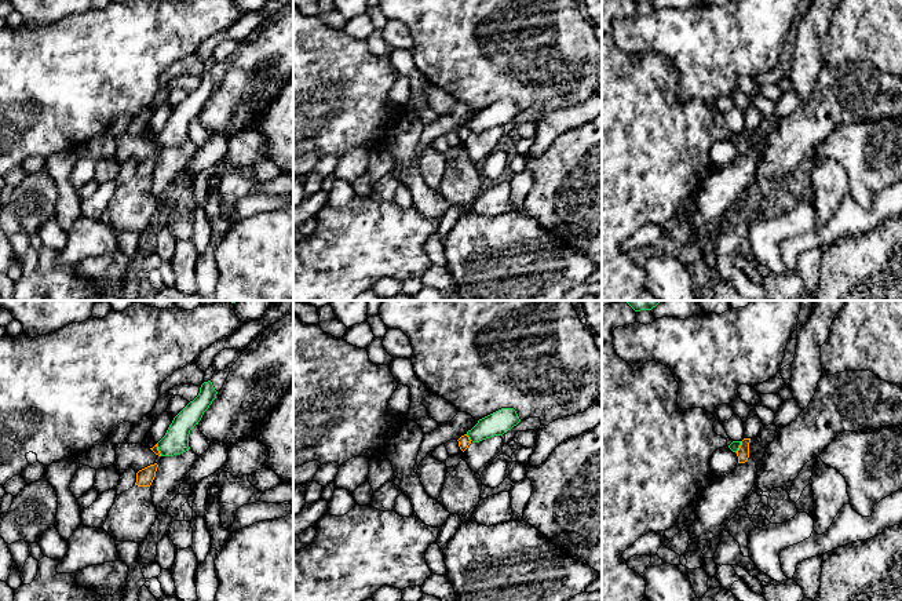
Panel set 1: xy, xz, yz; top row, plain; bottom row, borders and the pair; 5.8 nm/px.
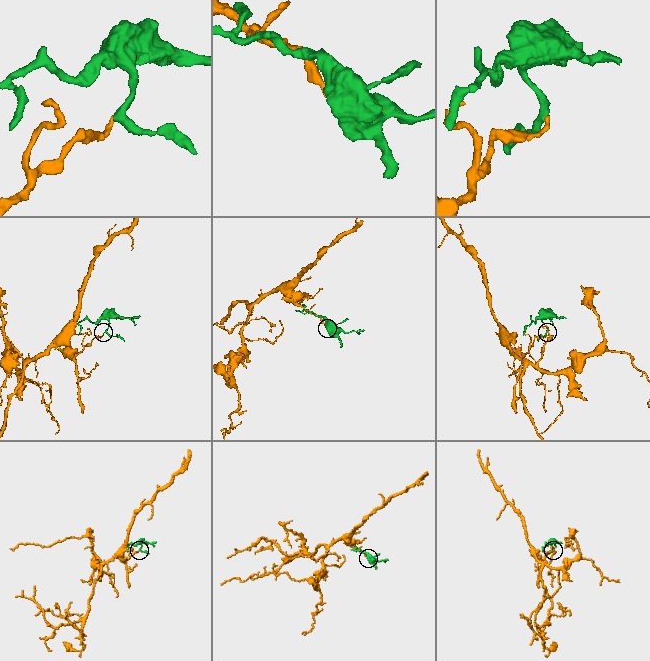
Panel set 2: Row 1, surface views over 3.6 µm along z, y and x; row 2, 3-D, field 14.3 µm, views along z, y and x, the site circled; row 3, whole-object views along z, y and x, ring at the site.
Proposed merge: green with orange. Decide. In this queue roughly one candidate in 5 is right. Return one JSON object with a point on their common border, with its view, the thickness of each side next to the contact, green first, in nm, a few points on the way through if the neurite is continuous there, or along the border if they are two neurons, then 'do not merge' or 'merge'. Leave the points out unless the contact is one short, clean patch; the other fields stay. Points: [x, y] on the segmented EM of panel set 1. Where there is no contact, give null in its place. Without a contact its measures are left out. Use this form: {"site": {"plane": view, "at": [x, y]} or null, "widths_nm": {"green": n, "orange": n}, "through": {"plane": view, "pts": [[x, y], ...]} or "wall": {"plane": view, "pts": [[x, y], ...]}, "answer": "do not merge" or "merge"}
{"site": {"plane": "xz", "at": [468, 436]}, "widths_nm": {"green": 140, "orange": 70}, "wall": {"plane": "xz", "pts": [[466, 434], [471, 440]]}, "answer": "do not merge"}

